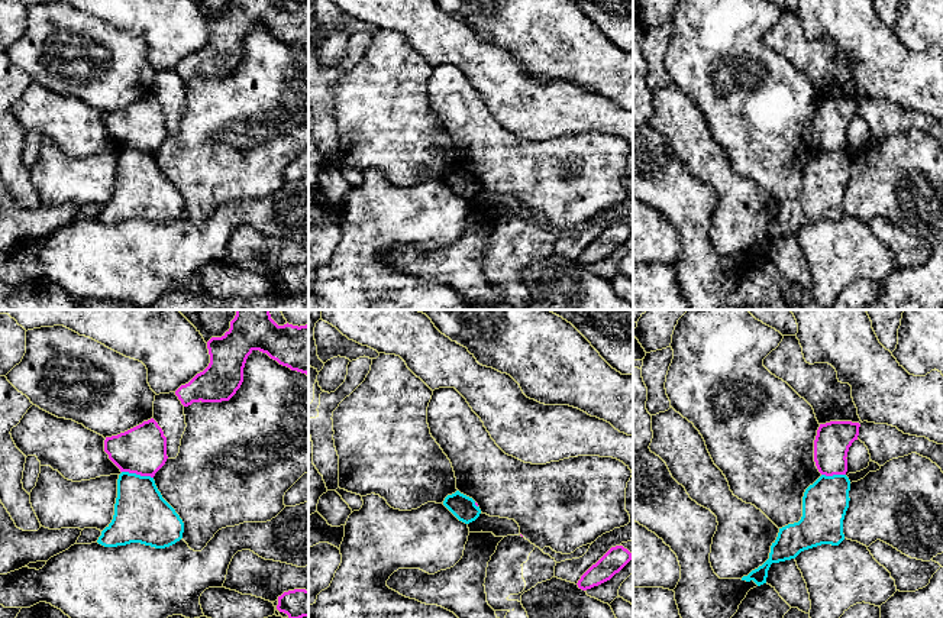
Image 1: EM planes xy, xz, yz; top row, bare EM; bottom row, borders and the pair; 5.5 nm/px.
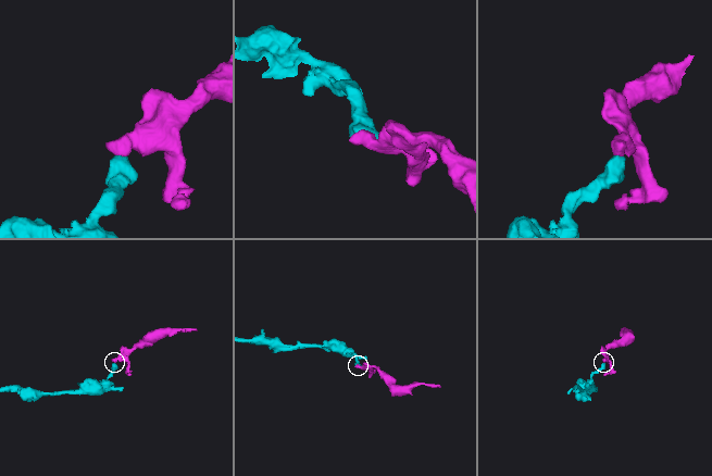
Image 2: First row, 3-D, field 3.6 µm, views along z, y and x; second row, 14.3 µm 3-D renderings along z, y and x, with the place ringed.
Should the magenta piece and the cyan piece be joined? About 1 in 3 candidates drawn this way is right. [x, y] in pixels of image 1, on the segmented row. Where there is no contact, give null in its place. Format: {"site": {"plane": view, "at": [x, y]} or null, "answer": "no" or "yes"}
{"site": {"plane": "xy", "at": [138, 473]}, "answer": "no"}

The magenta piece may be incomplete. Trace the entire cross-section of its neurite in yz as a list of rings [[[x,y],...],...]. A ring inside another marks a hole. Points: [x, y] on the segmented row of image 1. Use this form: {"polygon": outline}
{"polygon": [[[830,421],[820,424],[814,440],[814,462],[821,475],[846,475],[847,452],[859,436],[859,423]]]}

